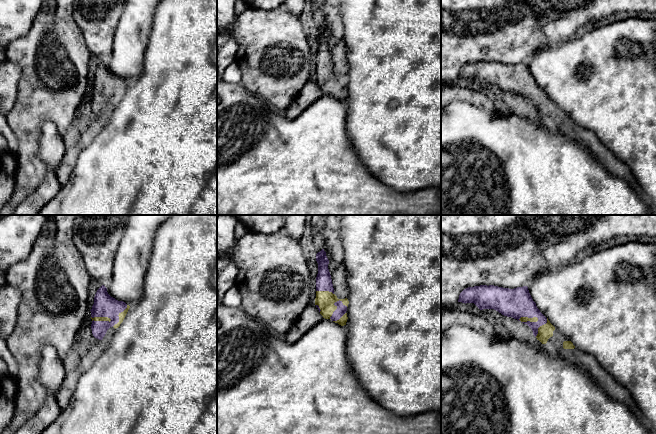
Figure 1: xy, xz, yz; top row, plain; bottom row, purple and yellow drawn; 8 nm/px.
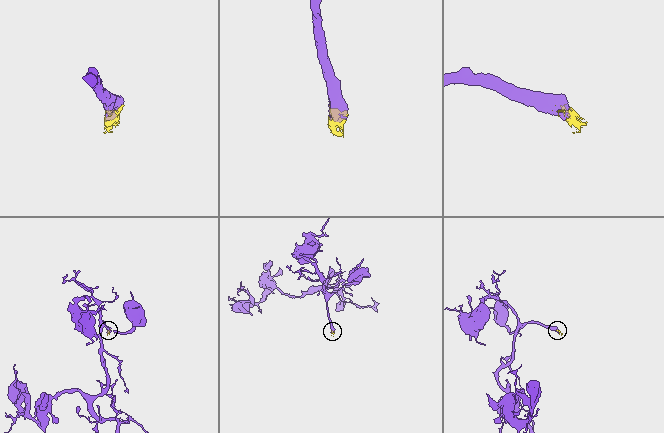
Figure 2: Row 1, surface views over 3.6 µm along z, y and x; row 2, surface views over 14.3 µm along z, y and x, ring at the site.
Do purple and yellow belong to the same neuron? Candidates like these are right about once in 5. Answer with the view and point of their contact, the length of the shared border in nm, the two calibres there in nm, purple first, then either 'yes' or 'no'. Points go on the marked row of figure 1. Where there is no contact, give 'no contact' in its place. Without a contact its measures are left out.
meets purple in xy at (101, 316); contact 170 nm long; 180 nm thick on the purple side, 30 nm on the other; yes

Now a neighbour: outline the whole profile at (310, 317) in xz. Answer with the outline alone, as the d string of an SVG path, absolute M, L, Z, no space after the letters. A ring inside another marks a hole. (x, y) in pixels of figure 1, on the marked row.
M309 304L299 315L293 326L286 333L286 342L295 343L301 339L309 330L323 321L316 305Z

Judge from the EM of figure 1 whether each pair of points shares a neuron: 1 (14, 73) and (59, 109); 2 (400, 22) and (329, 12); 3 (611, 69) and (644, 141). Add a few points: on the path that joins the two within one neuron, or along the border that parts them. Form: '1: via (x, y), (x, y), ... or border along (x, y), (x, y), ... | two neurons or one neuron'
1: border along (10, 60), (20, 71), (15, 100) | two neurons
2: border along (338, 10), (341, 16), (343, 36) | two neurons
3: via (624, 87), (644, 107), (644, 123) | one neuron

